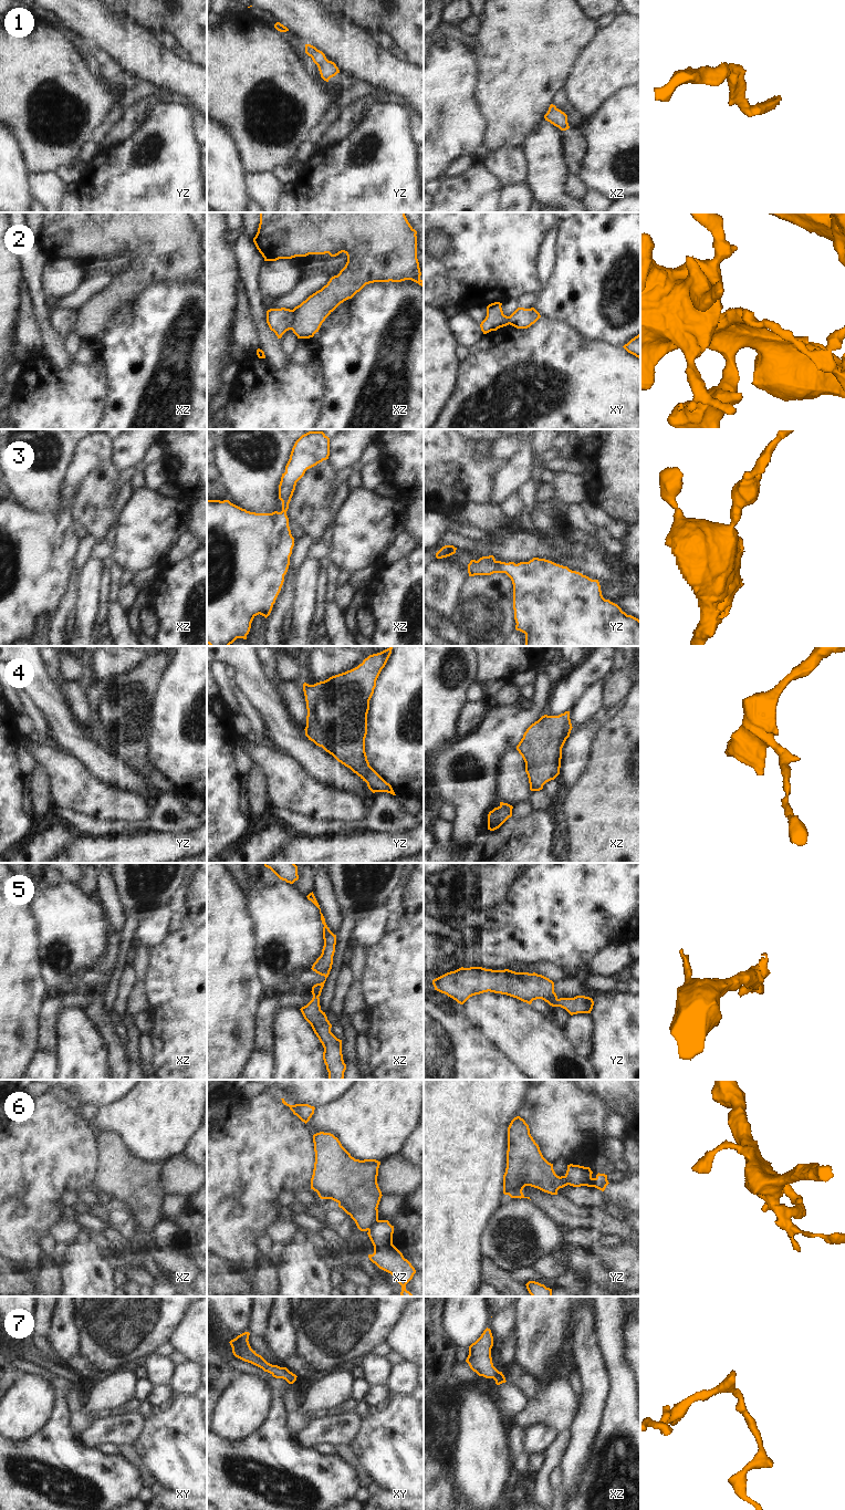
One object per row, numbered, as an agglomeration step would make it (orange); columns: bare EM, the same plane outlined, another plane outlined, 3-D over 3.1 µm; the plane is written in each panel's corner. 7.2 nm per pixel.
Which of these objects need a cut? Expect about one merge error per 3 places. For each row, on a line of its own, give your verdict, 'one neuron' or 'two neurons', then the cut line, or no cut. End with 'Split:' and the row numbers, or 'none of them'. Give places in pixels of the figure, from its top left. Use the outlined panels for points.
1: one neuron; cut none
2: two neurons; cut xz (293, 310), (293, 323), (290, 329)
3: one neuron; cut none
4: one neuron; cut none
5: one neuron; cut none
6: two neurons; cut xz (377, 1219), (367, 1229)
7: one neuron; cut none
Split: 2, 6

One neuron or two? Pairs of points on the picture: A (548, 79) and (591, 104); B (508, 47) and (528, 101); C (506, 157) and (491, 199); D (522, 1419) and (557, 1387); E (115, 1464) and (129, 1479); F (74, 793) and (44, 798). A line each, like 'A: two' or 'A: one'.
A: two
B: one
C: two
D: one
E: one
F: two

